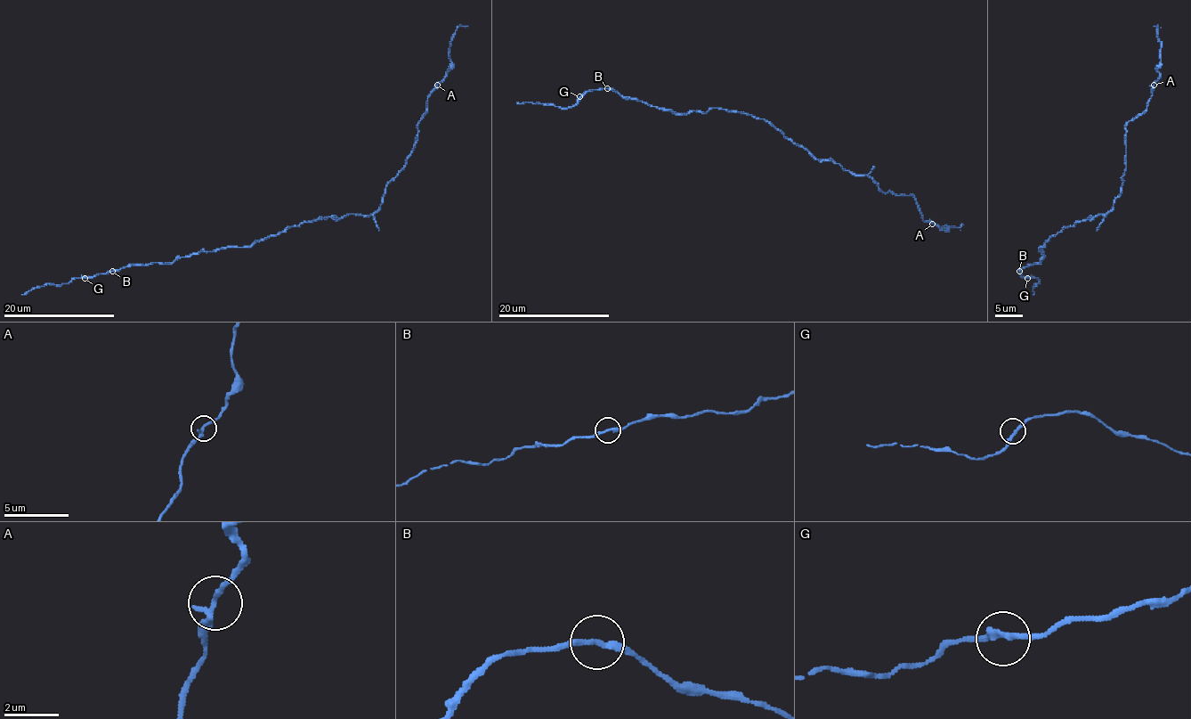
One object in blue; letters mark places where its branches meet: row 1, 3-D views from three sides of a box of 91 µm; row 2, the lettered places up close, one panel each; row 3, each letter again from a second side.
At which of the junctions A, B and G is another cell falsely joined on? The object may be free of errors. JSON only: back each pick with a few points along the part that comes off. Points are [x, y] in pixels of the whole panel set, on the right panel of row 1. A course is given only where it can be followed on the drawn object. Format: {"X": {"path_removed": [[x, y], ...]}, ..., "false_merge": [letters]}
{"false_merge": []}

